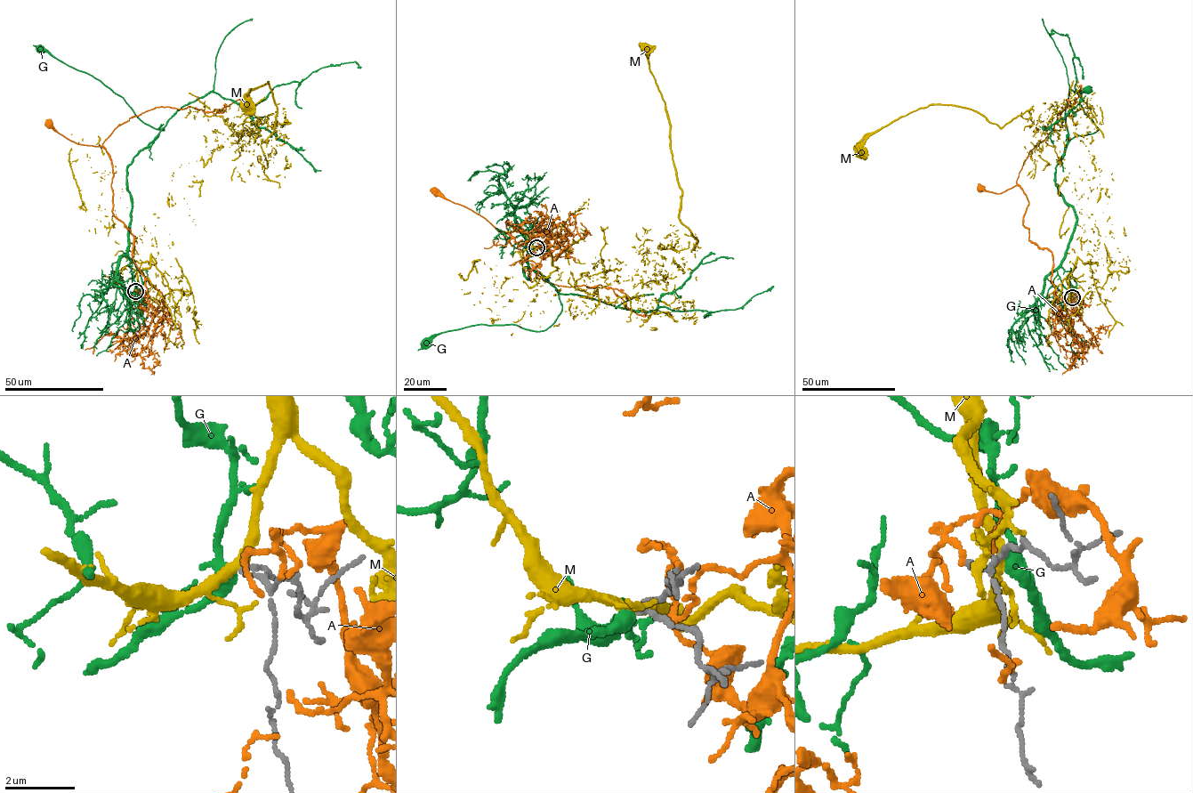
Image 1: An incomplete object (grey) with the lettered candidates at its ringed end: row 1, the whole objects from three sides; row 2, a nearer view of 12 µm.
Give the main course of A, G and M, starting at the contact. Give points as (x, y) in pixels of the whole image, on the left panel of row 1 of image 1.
A: (138, 291), (143, 298), (148, 290), (133, 260), (133, 237), (112, 210), (108, 154), (49, 125)
G: (135, 291), (128, 256), (132, 203), (126, 167), (164, 129), (141, 120), (122, 97), (100, 81), (41, 49)
M: (135, 290), (181, 164), (234, 124), (290, 122), (269, 81), (246, 104)

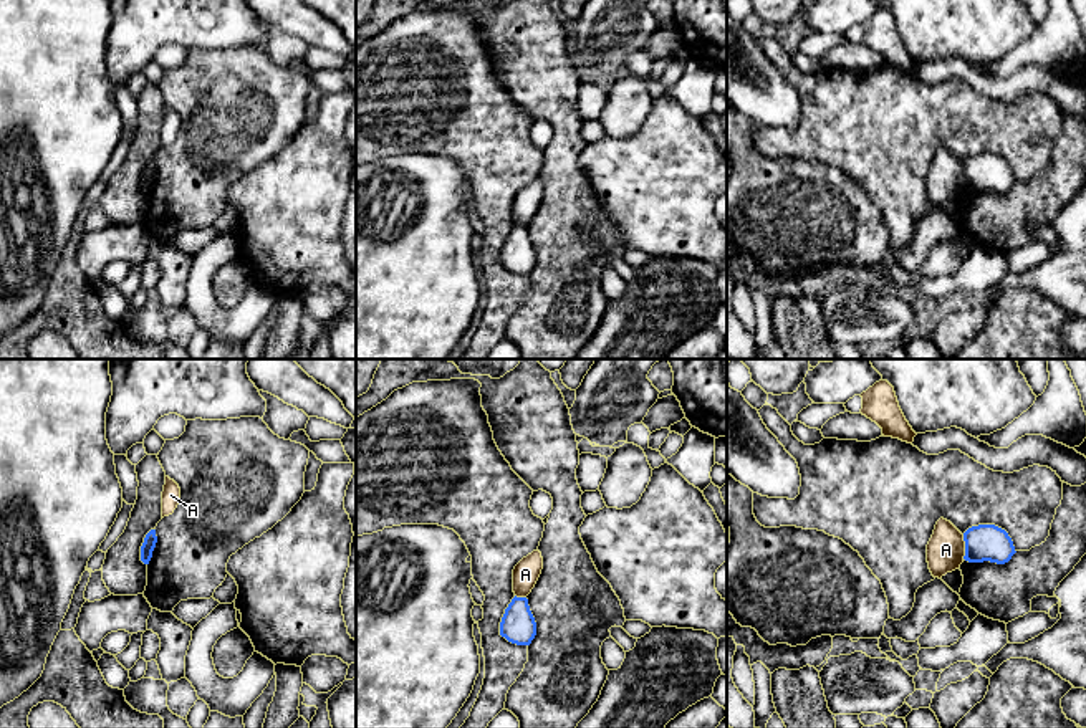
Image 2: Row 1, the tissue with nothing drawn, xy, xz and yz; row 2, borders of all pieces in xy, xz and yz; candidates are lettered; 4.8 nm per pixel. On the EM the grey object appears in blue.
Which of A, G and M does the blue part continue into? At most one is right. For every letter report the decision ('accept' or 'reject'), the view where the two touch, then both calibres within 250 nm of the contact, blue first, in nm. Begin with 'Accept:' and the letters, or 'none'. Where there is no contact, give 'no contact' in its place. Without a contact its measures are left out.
Accept: G
A: reject; meets blue in yz; 180 nm thick on the blue side, 190 nm on the other
G: accept; no contact
M: reject; no contact

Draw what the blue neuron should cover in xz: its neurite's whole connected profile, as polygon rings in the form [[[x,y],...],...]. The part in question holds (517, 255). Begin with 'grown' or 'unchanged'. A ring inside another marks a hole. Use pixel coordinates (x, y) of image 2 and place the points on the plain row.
unchanged; [[[513,227],[500,251],[500,265],[517,275],[530,275],[536,265],[536,251],[526,227]]]

